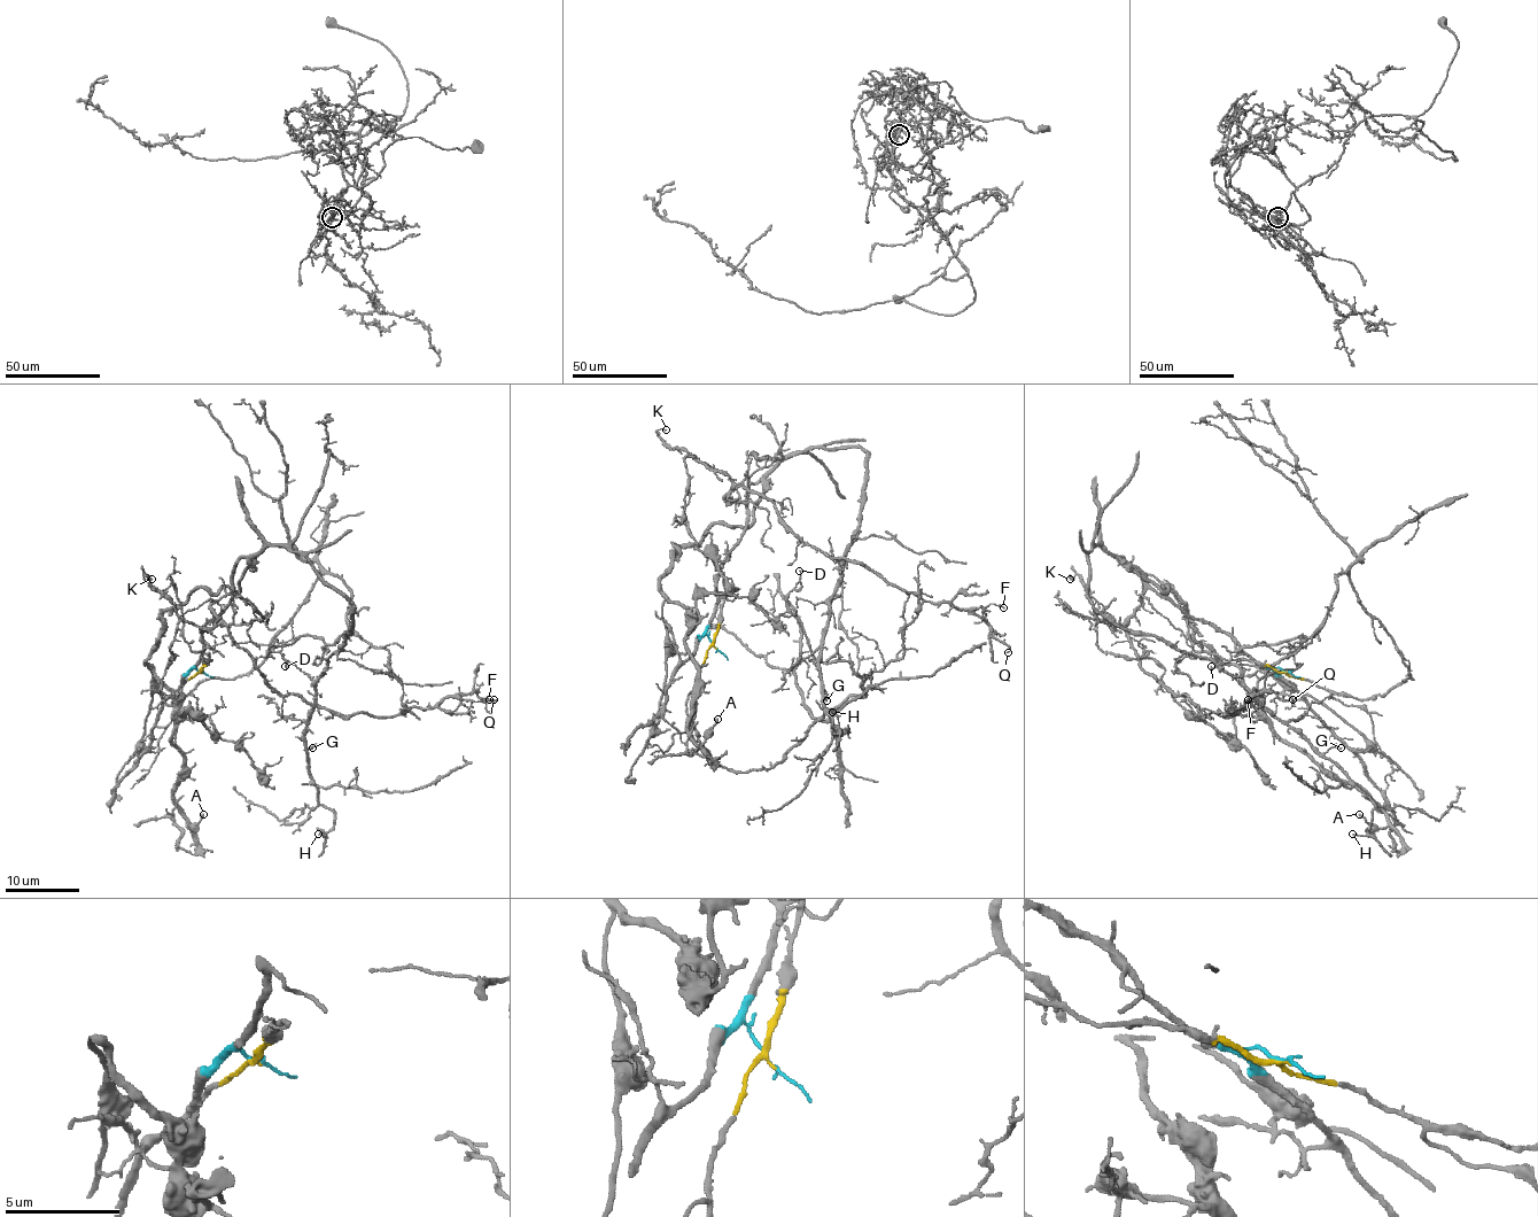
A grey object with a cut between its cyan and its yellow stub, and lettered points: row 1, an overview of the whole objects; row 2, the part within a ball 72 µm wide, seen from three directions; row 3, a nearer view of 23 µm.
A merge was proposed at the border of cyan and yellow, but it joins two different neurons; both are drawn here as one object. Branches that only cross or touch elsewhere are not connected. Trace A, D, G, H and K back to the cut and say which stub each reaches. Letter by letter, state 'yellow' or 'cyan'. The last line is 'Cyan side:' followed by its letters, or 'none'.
A: cyan
D: yellow
G: cyan
H: cyan
K: cyan
Cyan side: A, G, H, K

